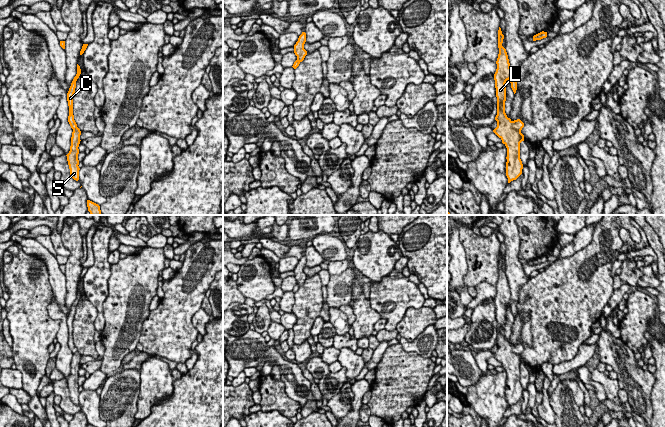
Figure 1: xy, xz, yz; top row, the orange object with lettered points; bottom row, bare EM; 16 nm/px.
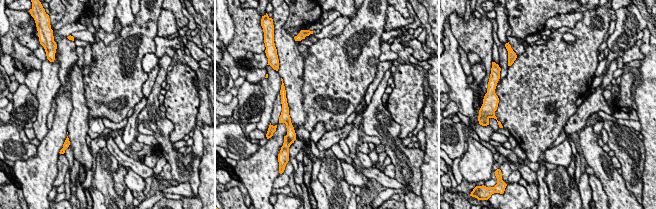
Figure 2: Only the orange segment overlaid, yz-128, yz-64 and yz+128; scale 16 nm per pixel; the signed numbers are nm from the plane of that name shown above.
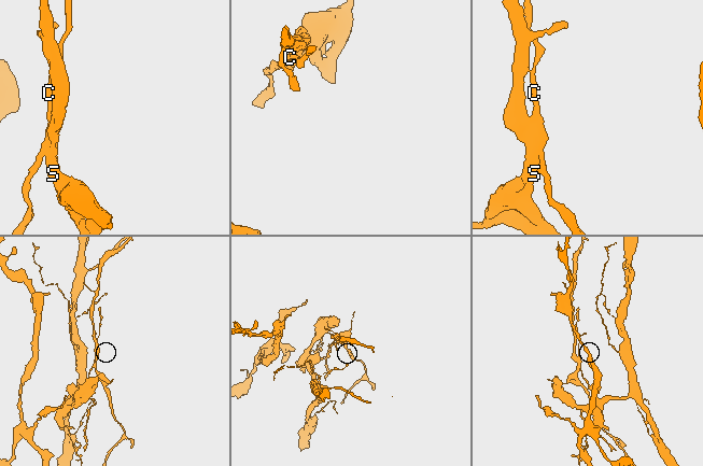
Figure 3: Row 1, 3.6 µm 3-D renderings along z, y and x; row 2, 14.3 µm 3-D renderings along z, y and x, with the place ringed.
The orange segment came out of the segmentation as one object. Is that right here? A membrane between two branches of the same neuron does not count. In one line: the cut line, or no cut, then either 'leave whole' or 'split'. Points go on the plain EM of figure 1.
cut yz (510, 345), (522, 364); split

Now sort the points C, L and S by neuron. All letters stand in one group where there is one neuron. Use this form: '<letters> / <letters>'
C / L S

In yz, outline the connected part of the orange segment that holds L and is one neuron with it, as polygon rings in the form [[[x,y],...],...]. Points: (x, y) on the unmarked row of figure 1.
[[[498,254],[499,278],[496,285],[497,293],[494,298],[497,321],[497,351],[493,356],[502,364],[507,372],[506,400],[508,407],[516,404],[521,398],[523,388],[520,383],[520,357],[512,351],[511,343],[505,337],[506,305],[511,303],[511,292],[506,273],[502,270],[504,259]]]

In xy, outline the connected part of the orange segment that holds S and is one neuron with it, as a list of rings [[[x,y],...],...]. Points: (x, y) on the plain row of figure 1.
[[[77,351],[76,353],[73,354],[72,356],[72,361],[71,361],[71,370],[70,370],[70,375],[66,379],[67,380],[67,385],[70,393],[70,399],[71,401],[78,405],[79,404],[79,384],[78,384],[78,378],[79,378],[79,368],[80,368],[80,359],[81,355]]]

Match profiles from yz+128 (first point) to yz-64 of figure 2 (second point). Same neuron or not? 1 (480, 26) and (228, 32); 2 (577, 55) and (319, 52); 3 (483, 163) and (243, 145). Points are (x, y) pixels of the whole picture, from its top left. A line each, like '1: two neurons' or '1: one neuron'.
1: two neurons
2: one neuron
3: two neurons

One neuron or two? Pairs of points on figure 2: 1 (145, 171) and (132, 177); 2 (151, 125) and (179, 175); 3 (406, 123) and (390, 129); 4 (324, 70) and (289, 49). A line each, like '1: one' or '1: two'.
1: two
2: one
3: two
4: two

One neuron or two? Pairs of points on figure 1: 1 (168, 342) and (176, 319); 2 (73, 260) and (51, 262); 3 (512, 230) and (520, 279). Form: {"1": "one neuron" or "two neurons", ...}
{"1": "one neuron", "2": "two neurons", "3": "one neuron"}

